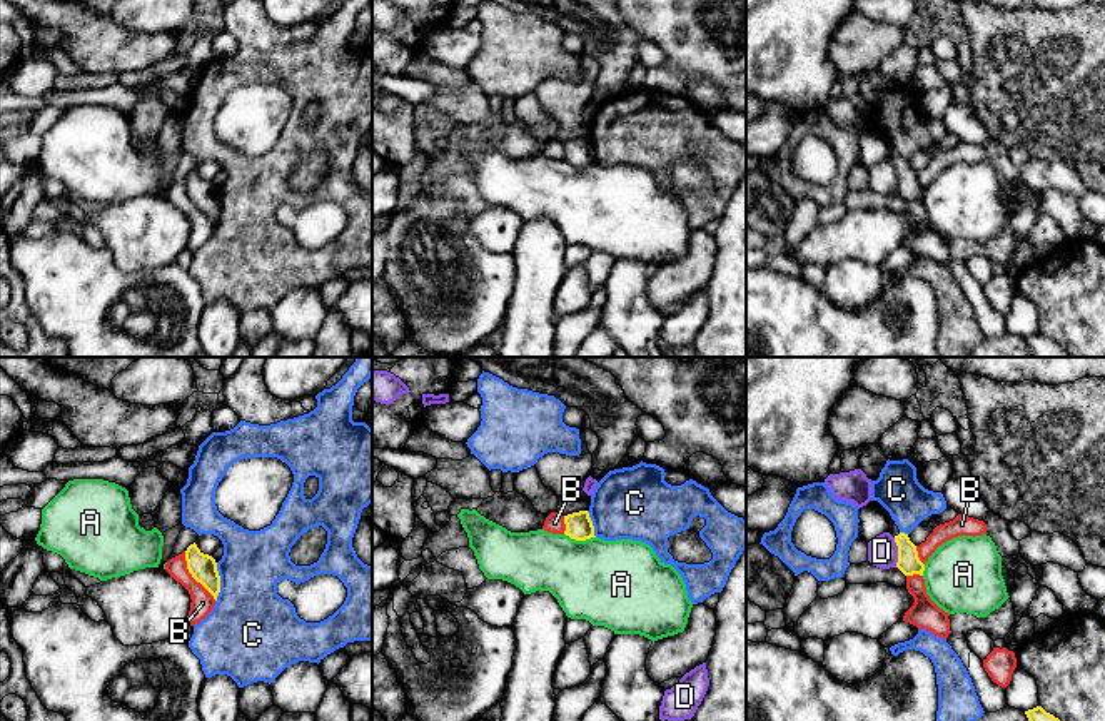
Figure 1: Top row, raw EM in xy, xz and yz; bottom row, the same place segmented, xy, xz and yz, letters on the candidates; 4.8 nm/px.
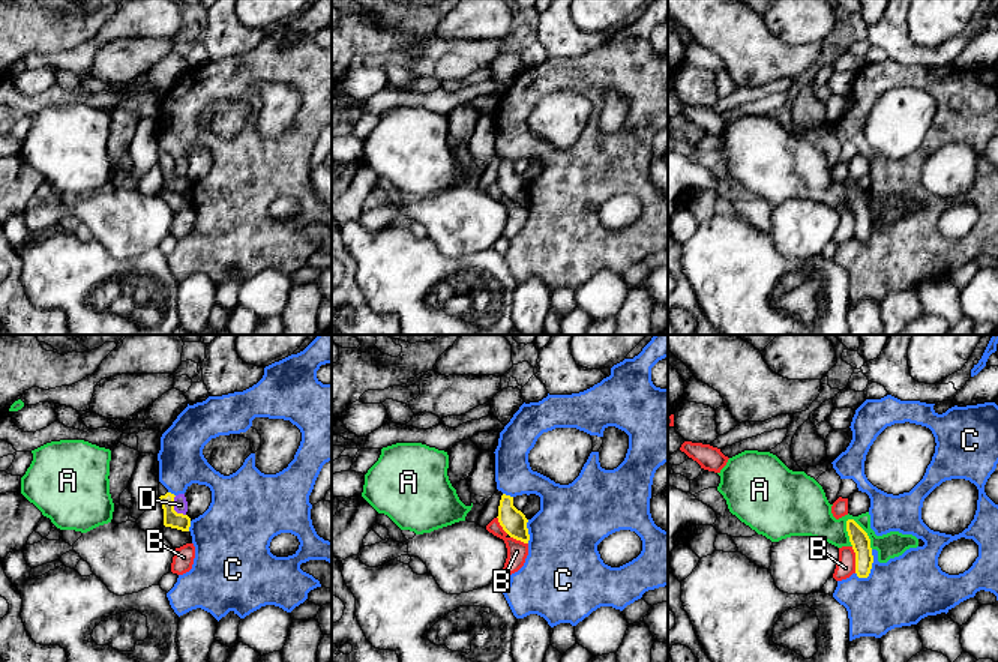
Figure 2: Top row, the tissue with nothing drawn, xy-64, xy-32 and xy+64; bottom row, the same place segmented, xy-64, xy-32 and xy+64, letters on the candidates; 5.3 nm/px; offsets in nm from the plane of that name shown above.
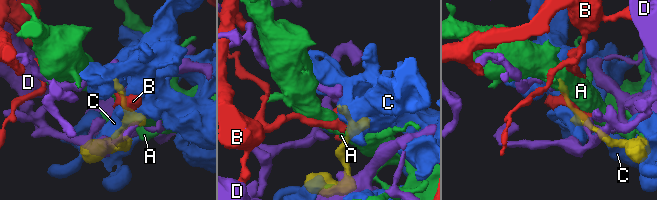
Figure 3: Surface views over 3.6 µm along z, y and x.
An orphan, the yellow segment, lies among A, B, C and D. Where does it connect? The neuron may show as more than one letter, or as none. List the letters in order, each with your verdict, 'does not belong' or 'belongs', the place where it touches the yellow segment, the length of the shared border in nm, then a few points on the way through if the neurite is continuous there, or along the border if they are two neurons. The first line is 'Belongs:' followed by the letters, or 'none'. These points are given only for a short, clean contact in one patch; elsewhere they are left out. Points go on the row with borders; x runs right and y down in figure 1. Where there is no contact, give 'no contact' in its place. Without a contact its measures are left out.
Belongs: none
A: does not belong | xz (580, 539) | 150 nm
B: does not belong | xy (192, 576) | 280 nm
C: does not belong | xy (219, 583) | 190 nm
D: does not belong | yz (898, 553) | 140 nm

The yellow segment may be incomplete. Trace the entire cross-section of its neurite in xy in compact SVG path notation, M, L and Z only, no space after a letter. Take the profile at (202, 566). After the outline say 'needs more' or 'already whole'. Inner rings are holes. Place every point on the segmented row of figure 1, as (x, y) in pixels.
M194 542L185 551L185 561L192 577L200 582L217 601L220 592L220 576L215 559L209 554L204 554Z; already whole

